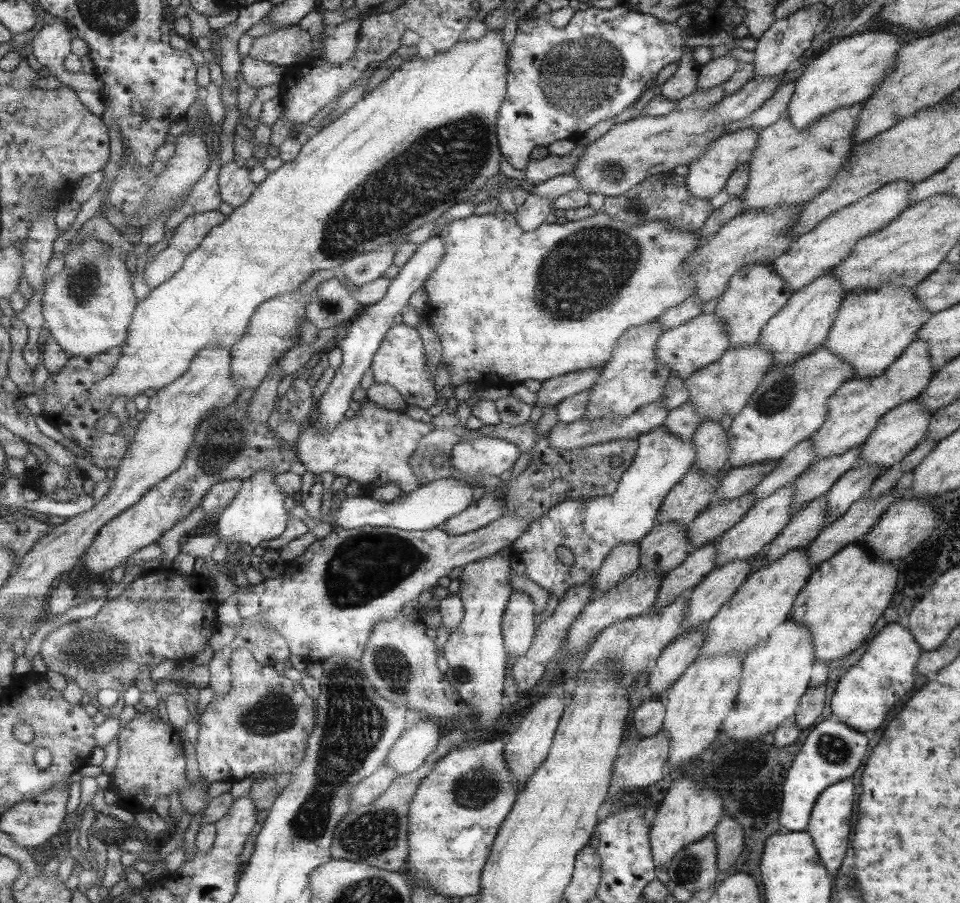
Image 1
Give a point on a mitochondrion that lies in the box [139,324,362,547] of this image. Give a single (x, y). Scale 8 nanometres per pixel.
(220, 445)

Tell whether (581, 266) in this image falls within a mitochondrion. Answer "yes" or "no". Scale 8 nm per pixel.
yes

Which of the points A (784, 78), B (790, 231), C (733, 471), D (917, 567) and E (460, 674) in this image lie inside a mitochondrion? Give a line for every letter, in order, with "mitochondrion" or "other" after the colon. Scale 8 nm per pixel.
A: other
B: other
C: other
D: other
E: other

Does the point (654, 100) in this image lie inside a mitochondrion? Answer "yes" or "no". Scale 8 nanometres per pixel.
no

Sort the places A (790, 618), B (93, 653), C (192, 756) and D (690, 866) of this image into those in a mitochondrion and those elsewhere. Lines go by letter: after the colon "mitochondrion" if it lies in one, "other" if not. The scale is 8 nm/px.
A: other
B: mitochondrion
C: other
D: mitochondrion

